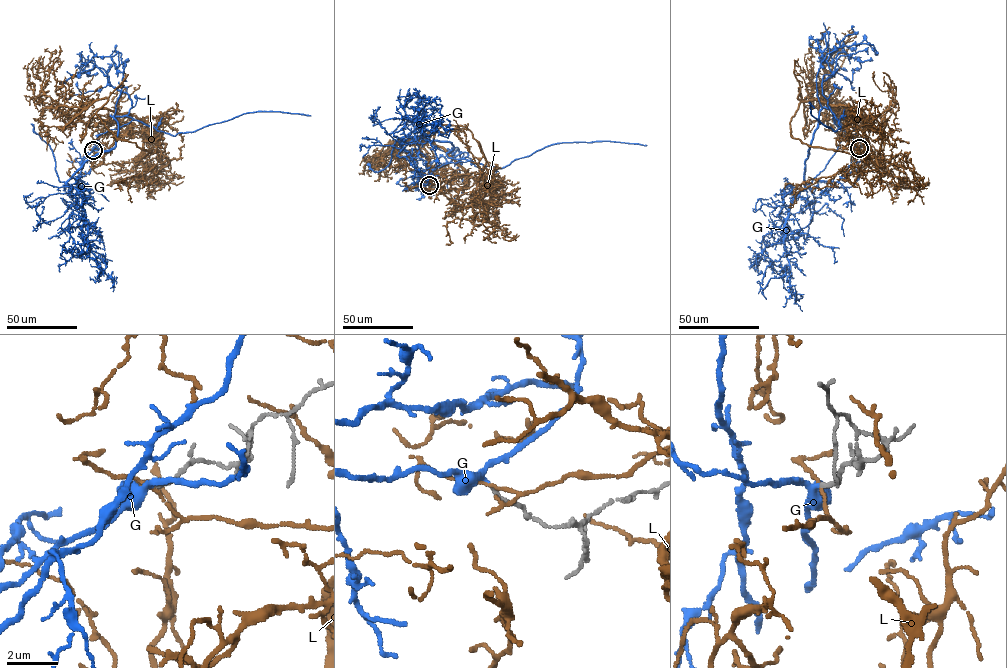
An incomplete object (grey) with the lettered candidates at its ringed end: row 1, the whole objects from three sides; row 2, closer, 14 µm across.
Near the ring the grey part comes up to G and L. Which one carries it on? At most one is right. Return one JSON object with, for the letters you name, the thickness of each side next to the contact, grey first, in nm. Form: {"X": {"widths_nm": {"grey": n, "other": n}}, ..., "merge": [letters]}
{"G": {"widths_nm": {"grey": 170, "other": 280}}, "merge": ["G"]}

